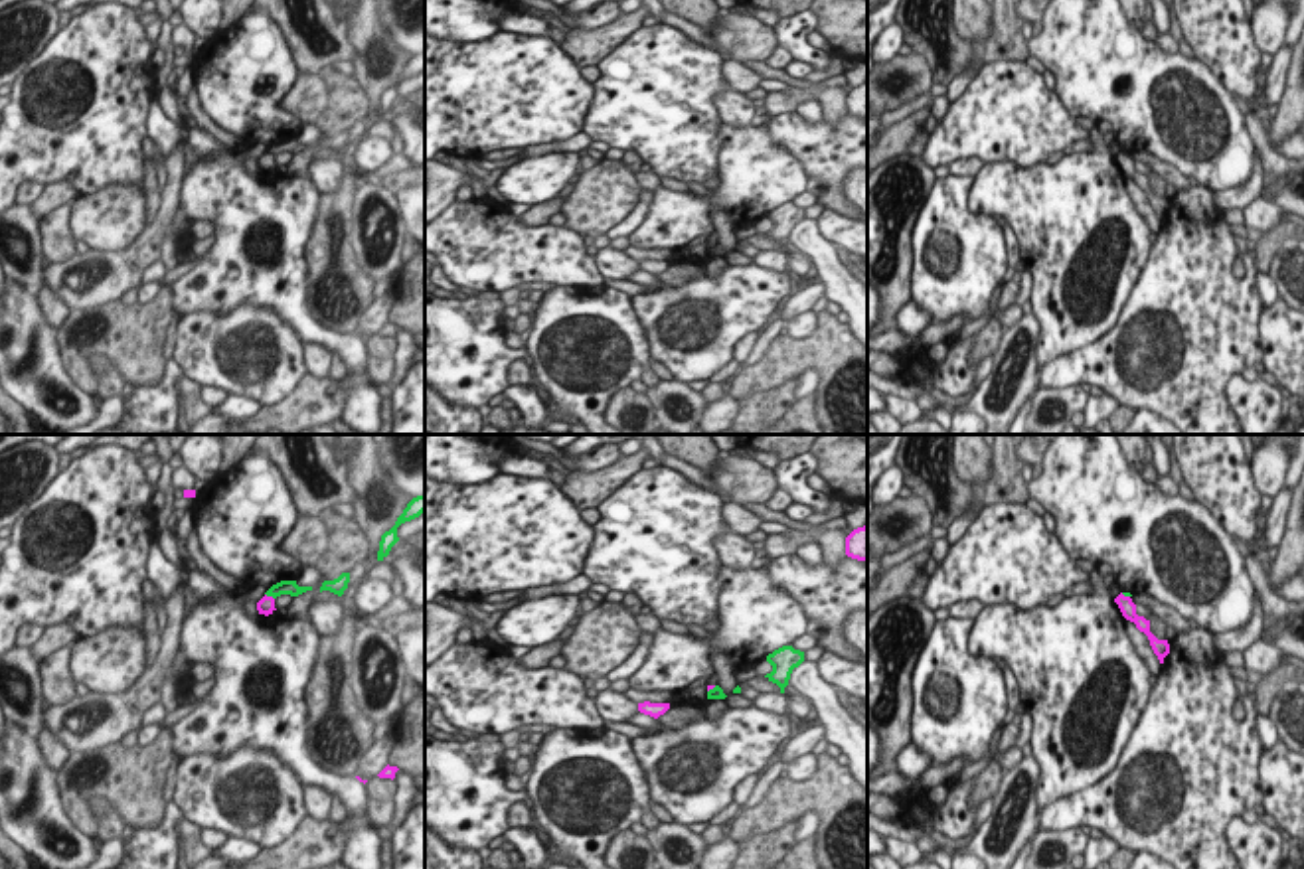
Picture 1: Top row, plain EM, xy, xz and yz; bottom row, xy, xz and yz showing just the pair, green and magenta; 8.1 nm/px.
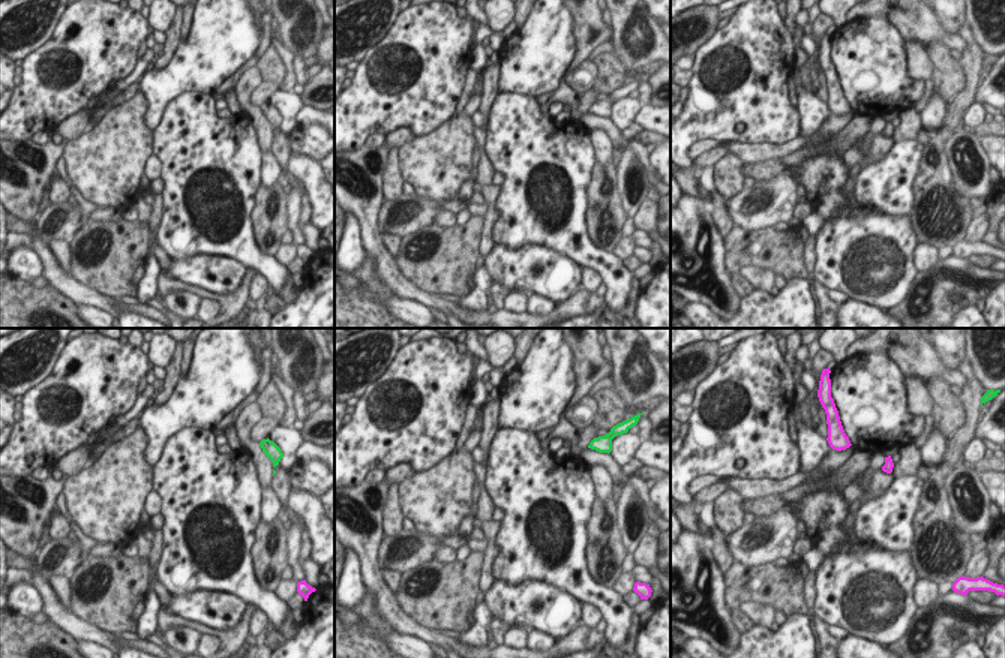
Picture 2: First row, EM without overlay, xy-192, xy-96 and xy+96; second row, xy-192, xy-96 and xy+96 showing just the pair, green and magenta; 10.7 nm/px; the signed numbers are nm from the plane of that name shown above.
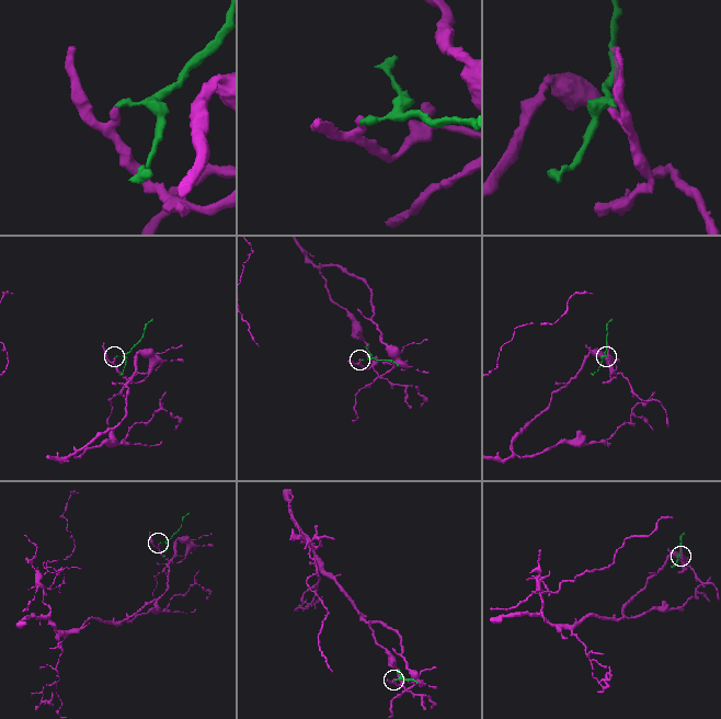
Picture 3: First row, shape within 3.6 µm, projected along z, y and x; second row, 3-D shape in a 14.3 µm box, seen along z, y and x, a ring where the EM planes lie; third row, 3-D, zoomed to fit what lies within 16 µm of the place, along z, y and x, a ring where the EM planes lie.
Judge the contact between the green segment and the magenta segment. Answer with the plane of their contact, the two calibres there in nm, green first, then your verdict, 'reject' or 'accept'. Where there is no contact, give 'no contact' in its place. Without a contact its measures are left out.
meets green in xy; 130 nm thick on the green side, 140 nm on the other; reject

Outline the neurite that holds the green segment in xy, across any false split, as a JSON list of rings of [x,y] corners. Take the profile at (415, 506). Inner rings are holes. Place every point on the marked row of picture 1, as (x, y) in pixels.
[[[425,494],[413,498],[403,510],[403,514],[397,517],[395,525],[381,535],[377,561],[383,561],[389,555],[391,547],[399,541],[397,527],[405,521],[419,517],[423,512],[425,512]]]

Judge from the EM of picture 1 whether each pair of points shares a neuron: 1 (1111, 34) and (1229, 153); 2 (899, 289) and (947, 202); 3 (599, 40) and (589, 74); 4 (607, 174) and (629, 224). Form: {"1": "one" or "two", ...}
{"1": "one", "2": "two", "3": "two", "4": "two"}

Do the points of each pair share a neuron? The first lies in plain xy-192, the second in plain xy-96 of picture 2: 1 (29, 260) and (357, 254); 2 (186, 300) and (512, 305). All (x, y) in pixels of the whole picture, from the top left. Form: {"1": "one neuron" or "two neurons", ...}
{"1": "one neuron", "2": "one neuron"}

